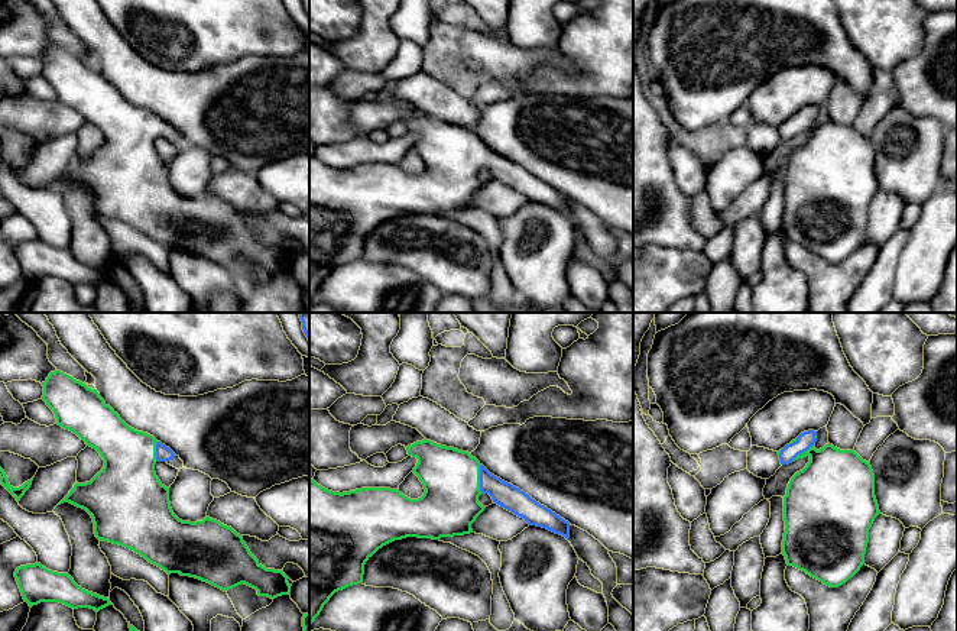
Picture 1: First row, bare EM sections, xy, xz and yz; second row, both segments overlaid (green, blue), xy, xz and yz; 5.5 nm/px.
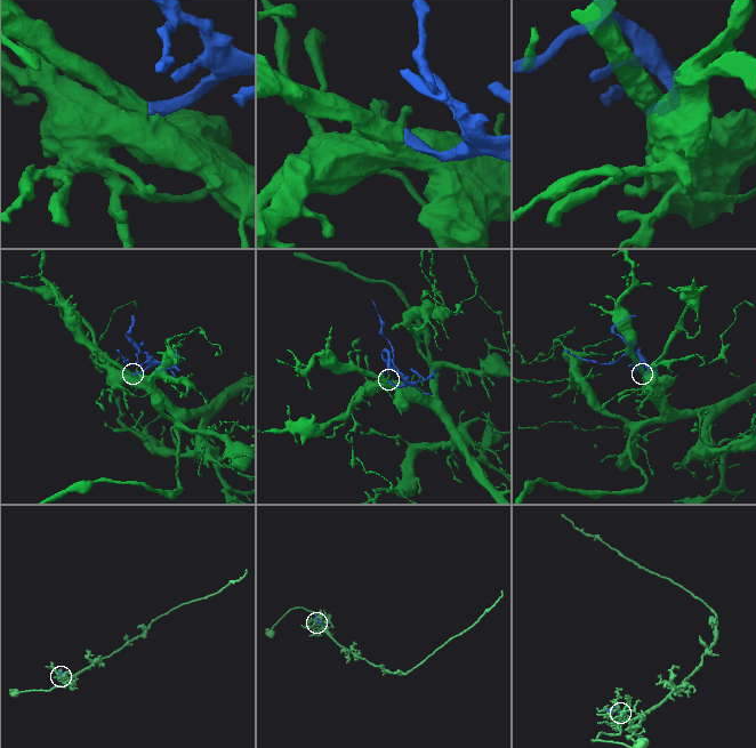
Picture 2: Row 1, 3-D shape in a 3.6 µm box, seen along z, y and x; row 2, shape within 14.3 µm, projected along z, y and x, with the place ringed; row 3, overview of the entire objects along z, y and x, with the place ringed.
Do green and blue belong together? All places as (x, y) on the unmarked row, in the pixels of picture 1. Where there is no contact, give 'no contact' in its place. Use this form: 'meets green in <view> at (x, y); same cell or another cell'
meets green in xz at (479, 155); same cell

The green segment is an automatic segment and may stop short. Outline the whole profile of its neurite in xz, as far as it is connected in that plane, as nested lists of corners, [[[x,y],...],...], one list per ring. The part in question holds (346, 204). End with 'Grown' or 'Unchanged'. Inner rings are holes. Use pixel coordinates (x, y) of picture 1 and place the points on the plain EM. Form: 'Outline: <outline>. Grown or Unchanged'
Outline: [[[431,116],[416,117],[406,126],[418,135],[412,148],[425,165],[418,175],[390,164],[361,164],[340,169],[309,156],[309,301],[335,268],[363,258],[366,237],[383,221],[406,213],[439,216],[473,208],[471,200],[486,184],[478,178],[481,169],[489,169],[494,179],[523,194],[529,201],[570,214],[568,197],[519,164],[492,151],[468,127]]]. Grown

